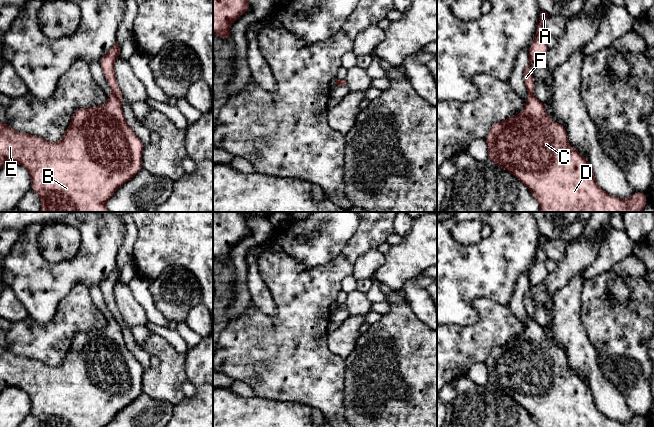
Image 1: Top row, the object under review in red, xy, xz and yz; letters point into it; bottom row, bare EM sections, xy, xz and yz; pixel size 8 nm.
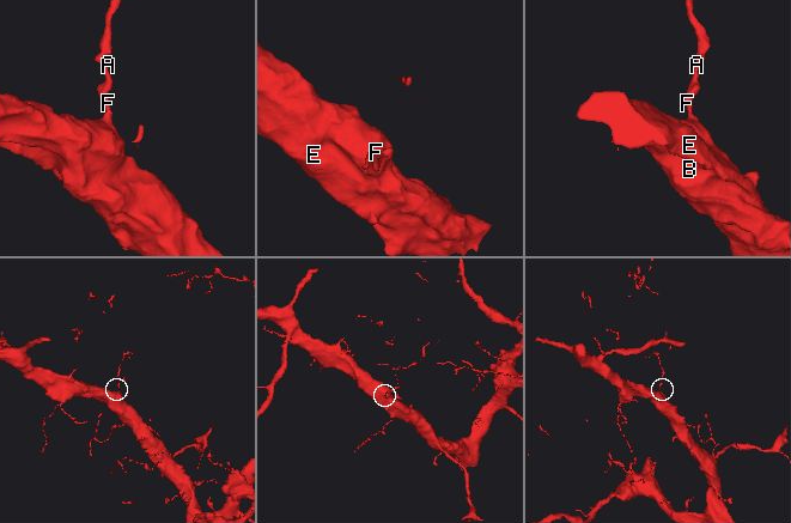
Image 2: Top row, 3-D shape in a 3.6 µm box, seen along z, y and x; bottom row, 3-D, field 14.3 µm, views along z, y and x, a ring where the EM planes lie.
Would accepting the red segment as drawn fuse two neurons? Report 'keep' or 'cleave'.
cleave

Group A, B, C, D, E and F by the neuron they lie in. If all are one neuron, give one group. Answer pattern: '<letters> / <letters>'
A F / B C D E

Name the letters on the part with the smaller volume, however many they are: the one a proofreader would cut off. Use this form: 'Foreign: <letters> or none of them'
Foreign: A, F

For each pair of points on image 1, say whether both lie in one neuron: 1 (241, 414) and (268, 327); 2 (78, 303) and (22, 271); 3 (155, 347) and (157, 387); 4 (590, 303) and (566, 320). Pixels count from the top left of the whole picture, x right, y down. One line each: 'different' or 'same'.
1: different
2: different
3: same
4: different

